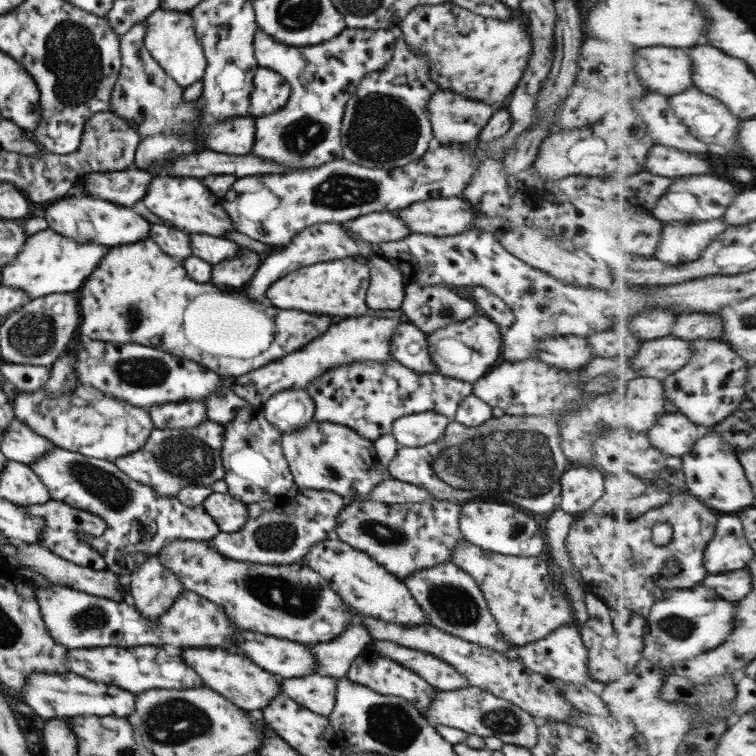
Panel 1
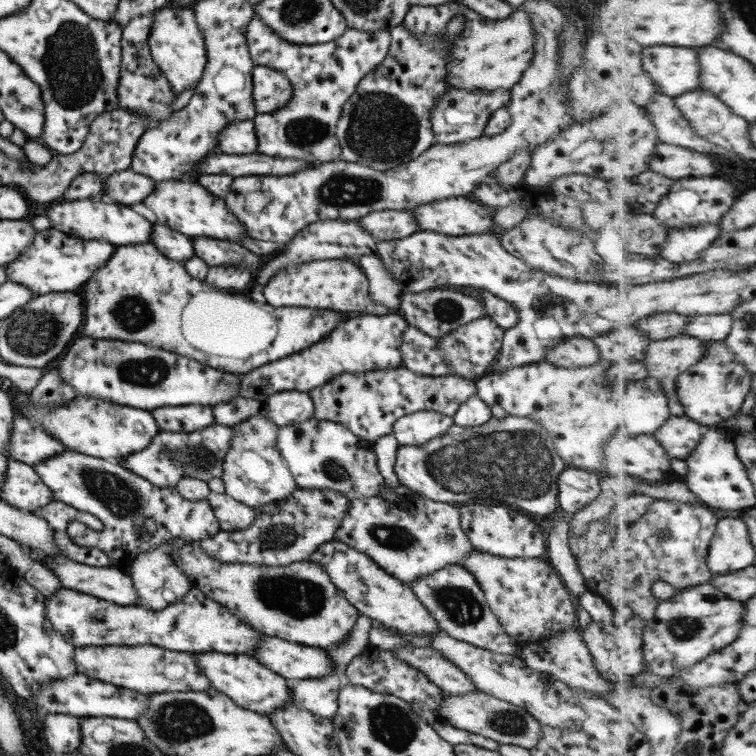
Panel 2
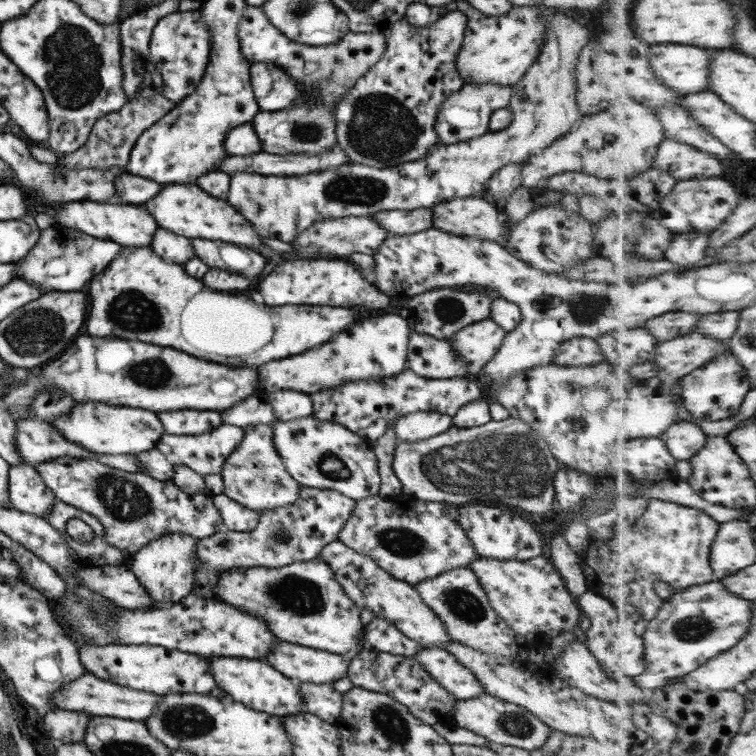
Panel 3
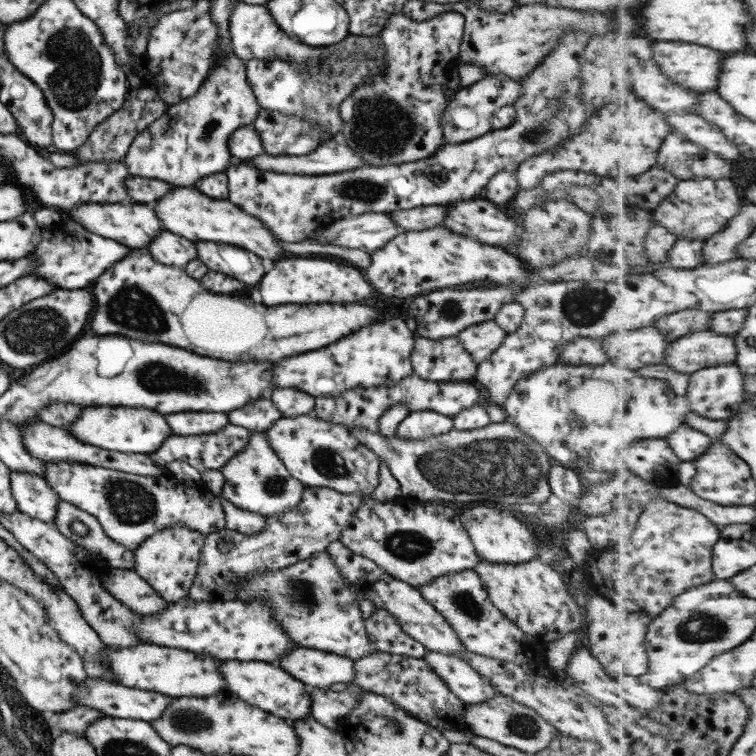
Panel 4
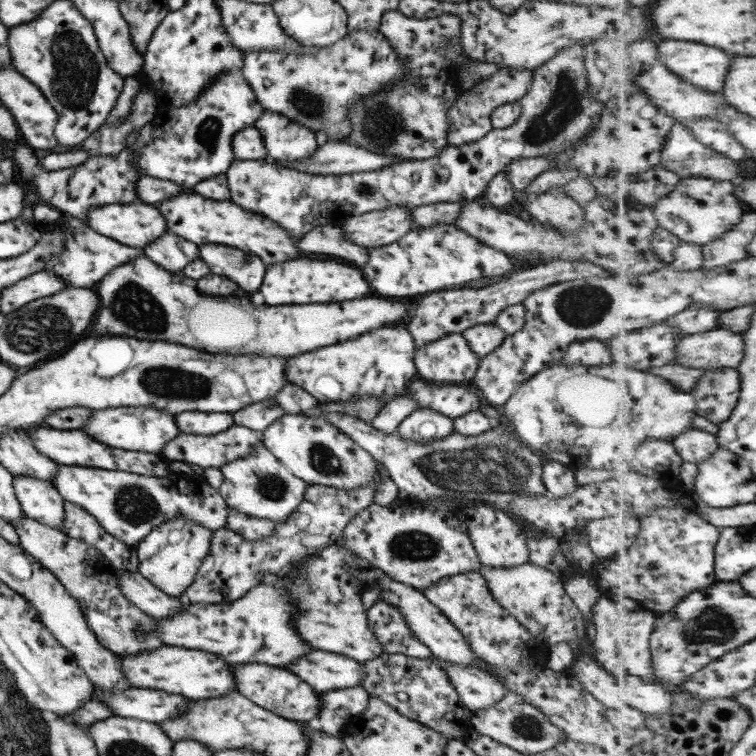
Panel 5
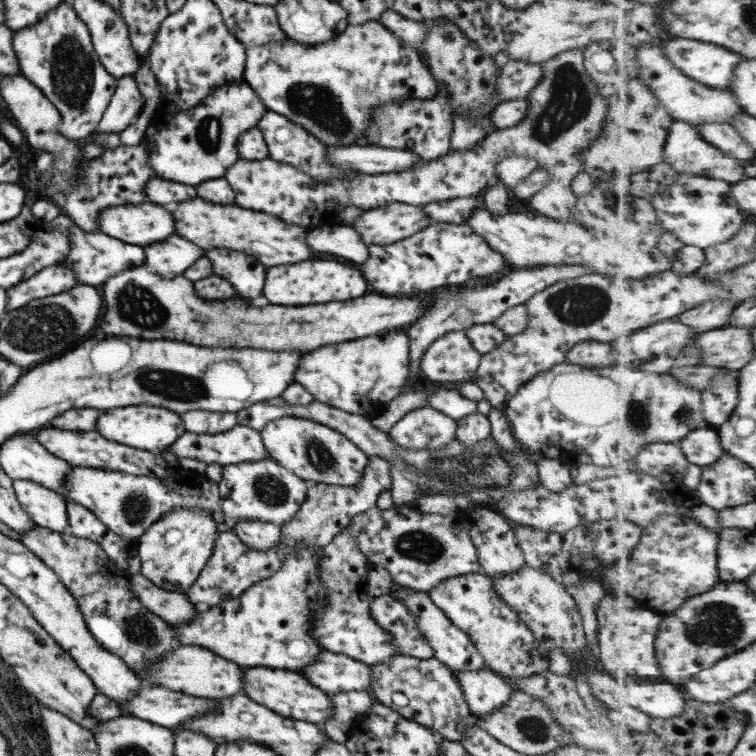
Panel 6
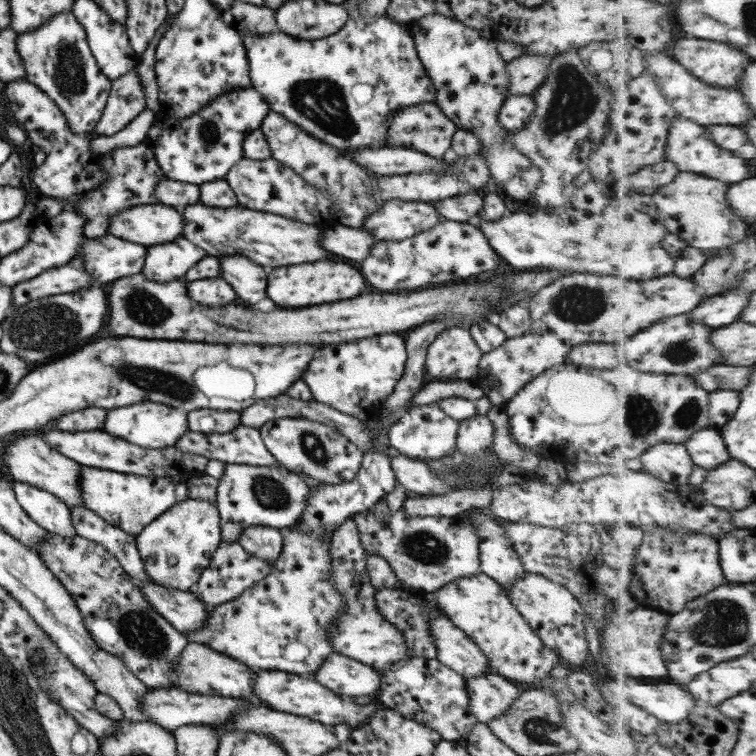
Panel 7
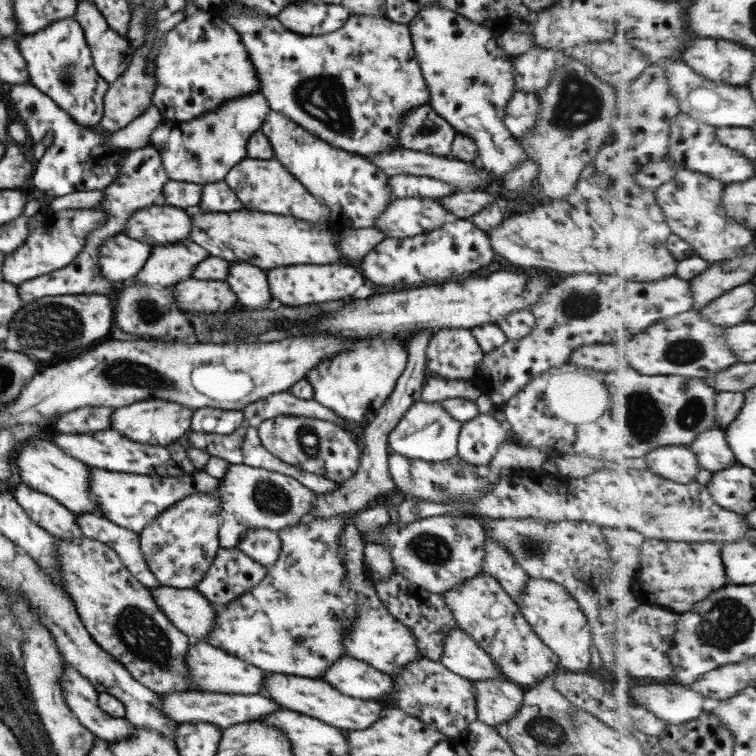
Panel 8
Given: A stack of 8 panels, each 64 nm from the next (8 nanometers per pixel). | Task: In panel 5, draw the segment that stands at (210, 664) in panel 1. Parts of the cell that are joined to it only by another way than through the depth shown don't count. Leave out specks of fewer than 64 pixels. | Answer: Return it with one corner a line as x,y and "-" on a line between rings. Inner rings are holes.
257,663
248,665
231,664
231,673
233,673
233,681
235,681
235,690
253,704
290,721
312,724
317,721
317,714
321,710
321,701
317,697
317,692
296,674
290,673
285,668

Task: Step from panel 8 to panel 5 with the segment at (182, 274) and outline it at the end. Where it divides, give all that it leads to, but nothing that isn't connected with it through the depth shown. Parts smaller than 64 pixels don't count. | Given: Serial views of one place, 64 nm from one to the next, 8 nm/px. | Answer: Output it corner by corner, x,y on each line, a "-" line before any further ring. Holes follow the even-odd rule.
169,231
140,248
140,251
151,263
169,270
169,273
182,271
199,257
198,245

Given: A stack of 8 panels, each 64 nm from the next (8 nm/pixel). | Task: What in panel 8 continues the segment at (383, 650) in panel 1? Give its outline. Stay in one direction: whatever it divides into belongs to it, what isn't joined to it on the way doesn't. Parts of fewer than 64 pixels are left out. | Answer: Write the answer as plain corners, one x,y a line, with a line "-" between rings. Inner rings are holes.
502,680
471,681
475,691
476,720
489,726
497,726
513,718
521,706
524,687

